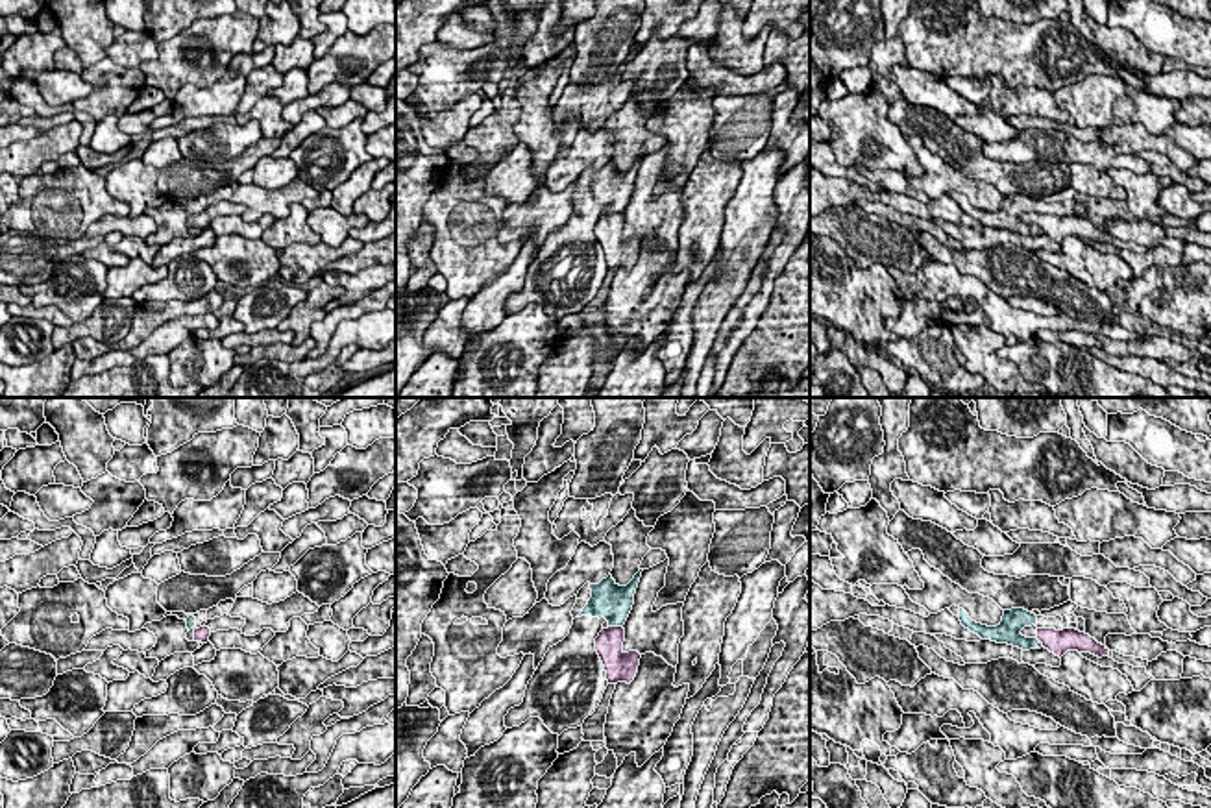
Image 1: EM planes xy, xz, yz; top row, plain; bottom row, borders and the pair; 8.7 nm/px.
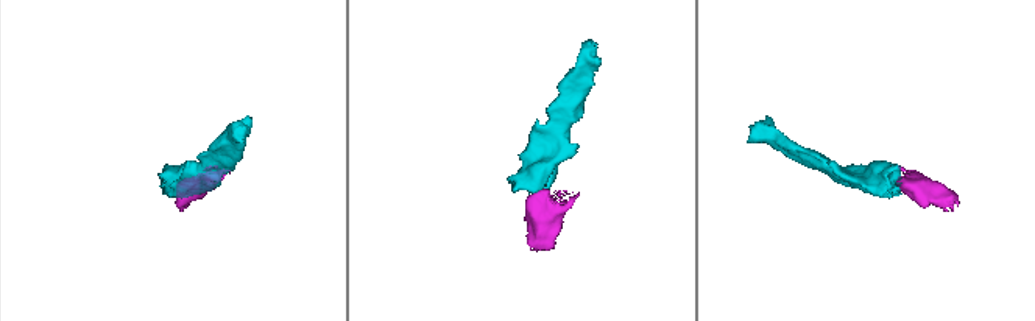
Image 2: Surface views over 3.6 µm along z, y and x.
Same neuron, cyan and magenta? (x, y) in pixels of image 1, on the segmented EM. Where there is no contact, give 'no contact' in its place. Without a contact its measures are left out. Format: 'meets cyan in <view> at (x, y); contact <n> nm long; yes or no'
meets cyan in xz at (616, 625); contact 130 nm long; no

